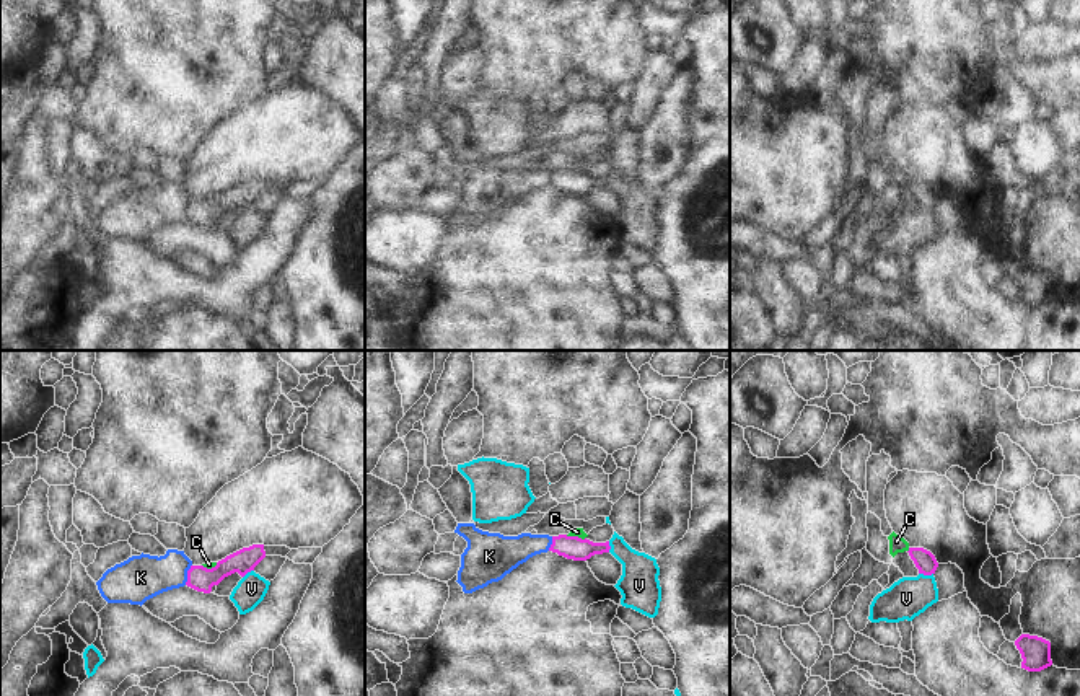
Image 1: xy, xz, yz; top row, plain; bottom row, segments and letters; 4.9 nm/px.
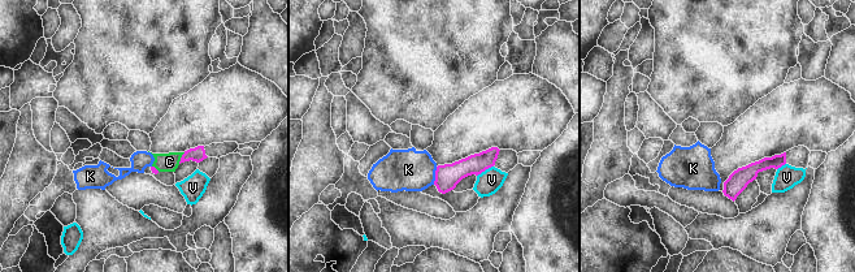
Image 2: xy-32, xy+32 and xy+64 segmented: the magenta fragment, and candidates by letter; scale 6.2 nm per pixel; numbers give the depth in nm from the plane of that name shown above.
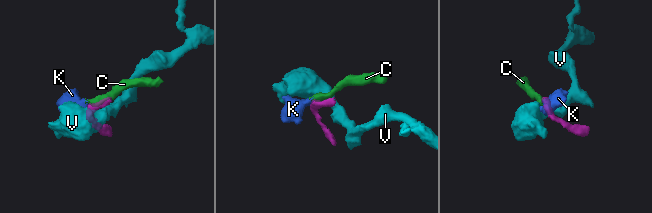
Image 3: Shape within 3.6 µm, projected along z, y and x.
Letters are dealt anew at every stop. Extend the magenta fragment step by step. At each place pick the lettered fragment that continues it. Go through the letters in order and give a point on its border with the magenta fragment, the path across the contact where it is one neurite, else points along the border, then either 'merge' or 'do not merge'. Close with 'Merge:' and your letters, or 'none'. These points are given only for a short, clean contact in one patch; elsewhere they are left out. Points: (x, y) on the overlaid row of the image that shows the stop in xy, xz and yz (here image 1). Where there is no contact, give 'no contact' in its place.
C: meets magenta in xz at (575, 537); border along xz (566, 535), (585, 538); do not merge
K: meets magenta in xy at (188, 574); border along xy (191, 564), (184, 584); do not merge
V: meets magenta in yz at (926, 574); border along yz (919, 572), (932, 574); do not merge
Merge: none

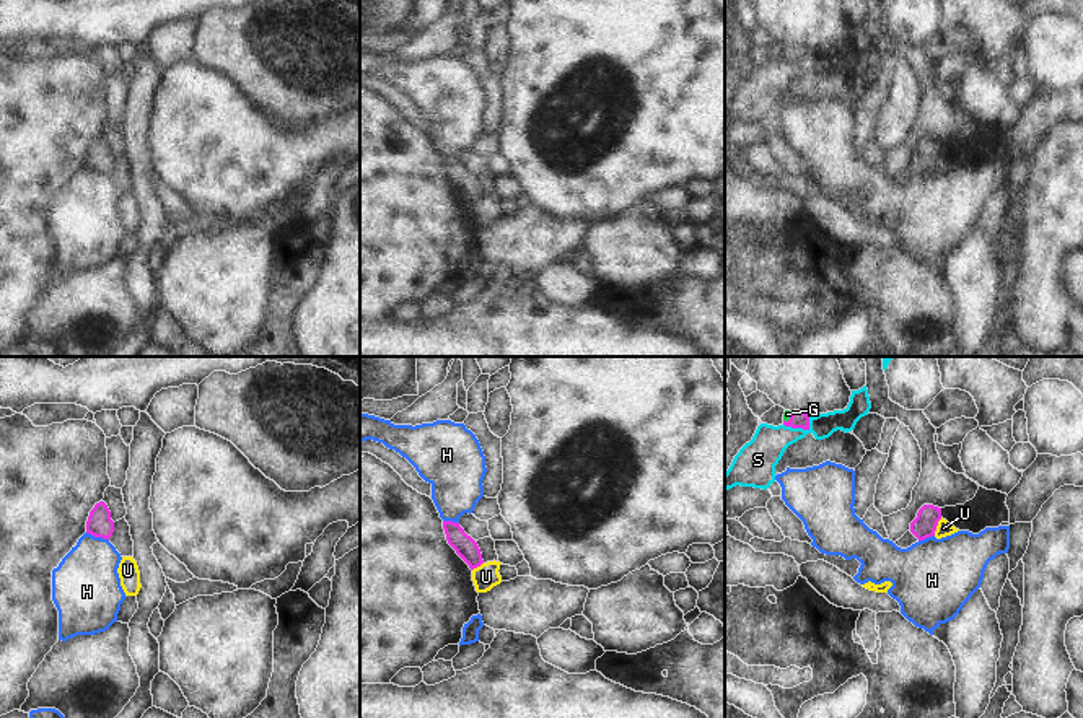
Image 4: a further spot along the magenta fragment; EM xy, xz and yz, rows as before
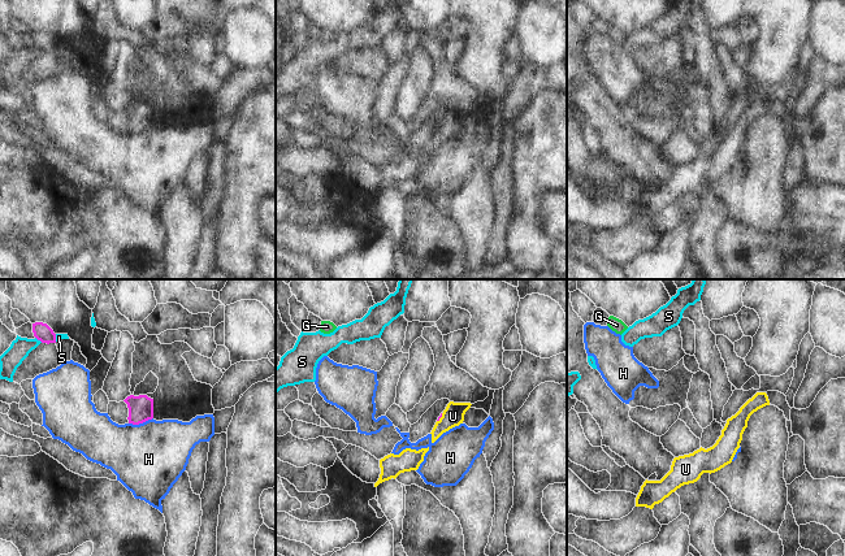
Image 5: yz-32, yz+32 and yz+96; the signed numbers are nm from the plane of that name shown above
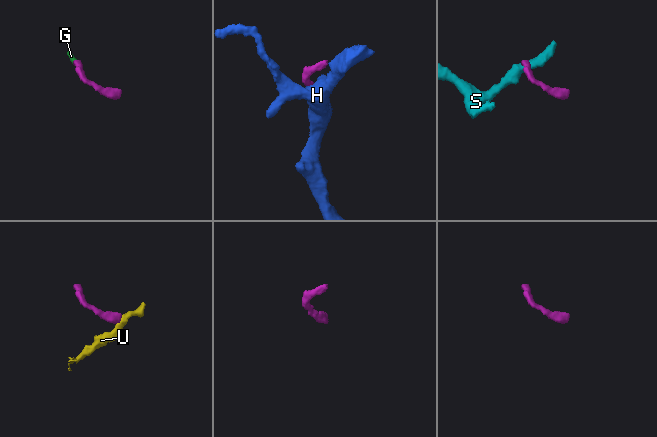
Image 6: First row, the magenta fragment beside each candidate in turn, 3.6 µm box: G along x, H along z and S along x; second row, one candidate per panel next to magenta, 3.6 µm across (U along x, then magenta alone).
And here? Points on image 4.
G: meets magenta in yz at (790, 417); runs through yz (798, 419), (790, 417), (787, 414); merge
H: meets magenta in xy at (98, 536); border along xy (87, 531), (108, 541); do not merge
S: meets magenta in yz at (800, 427); border along yz (810, 417), (806, 429), (793, 429), (784, 424); do not merge
U: meets magenta in yz at (937, 525); border along yz (942, 518), (933, 534); do not merge
Merge: G

